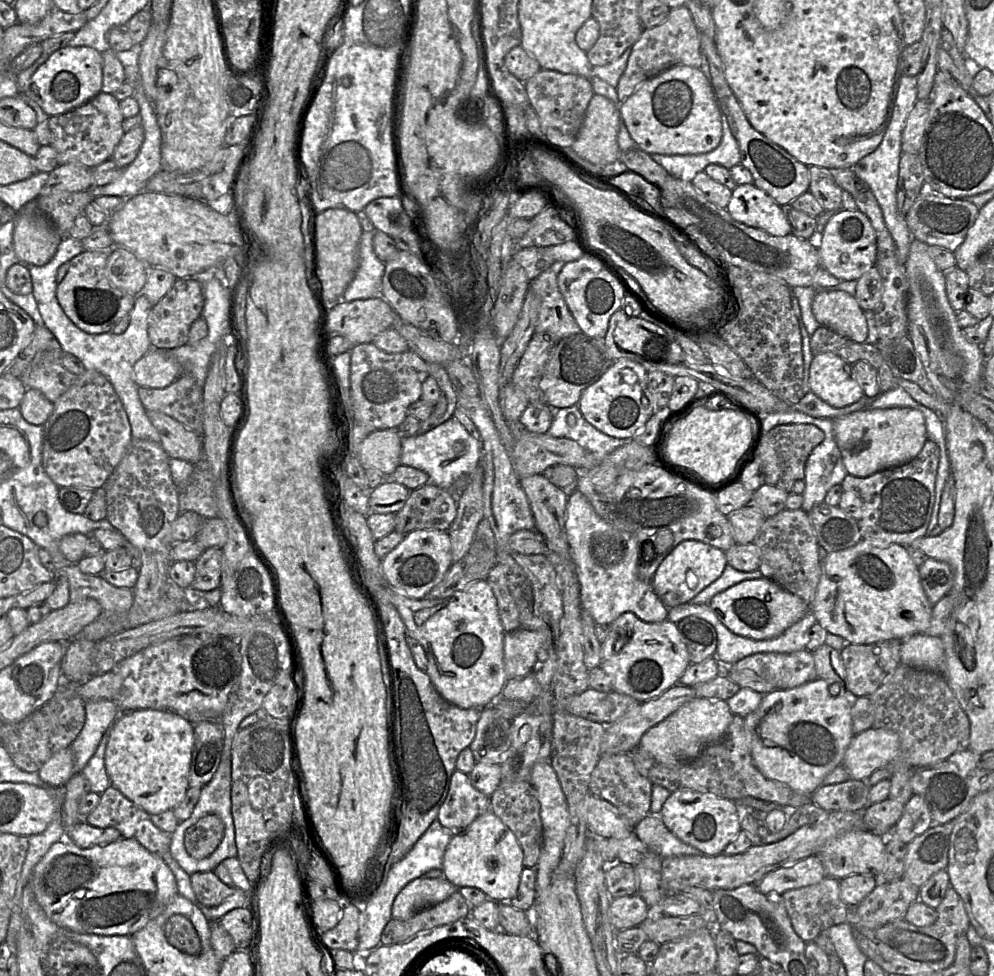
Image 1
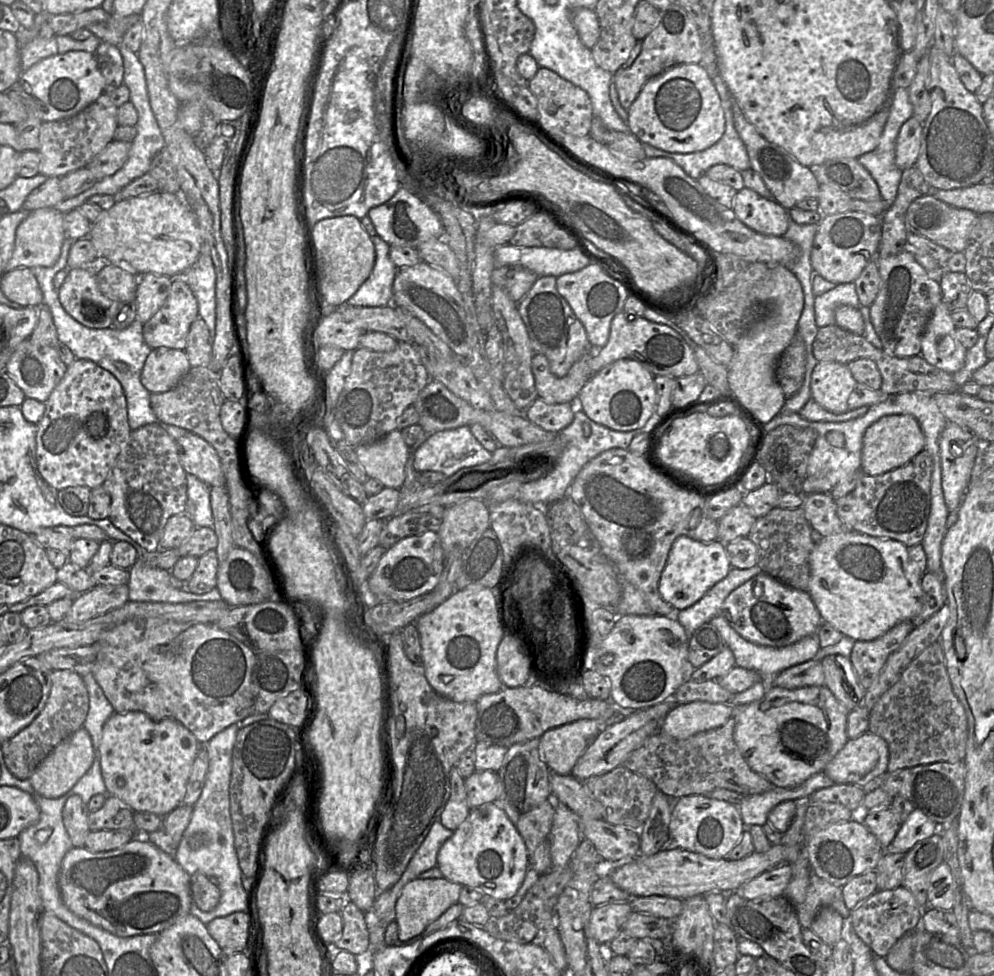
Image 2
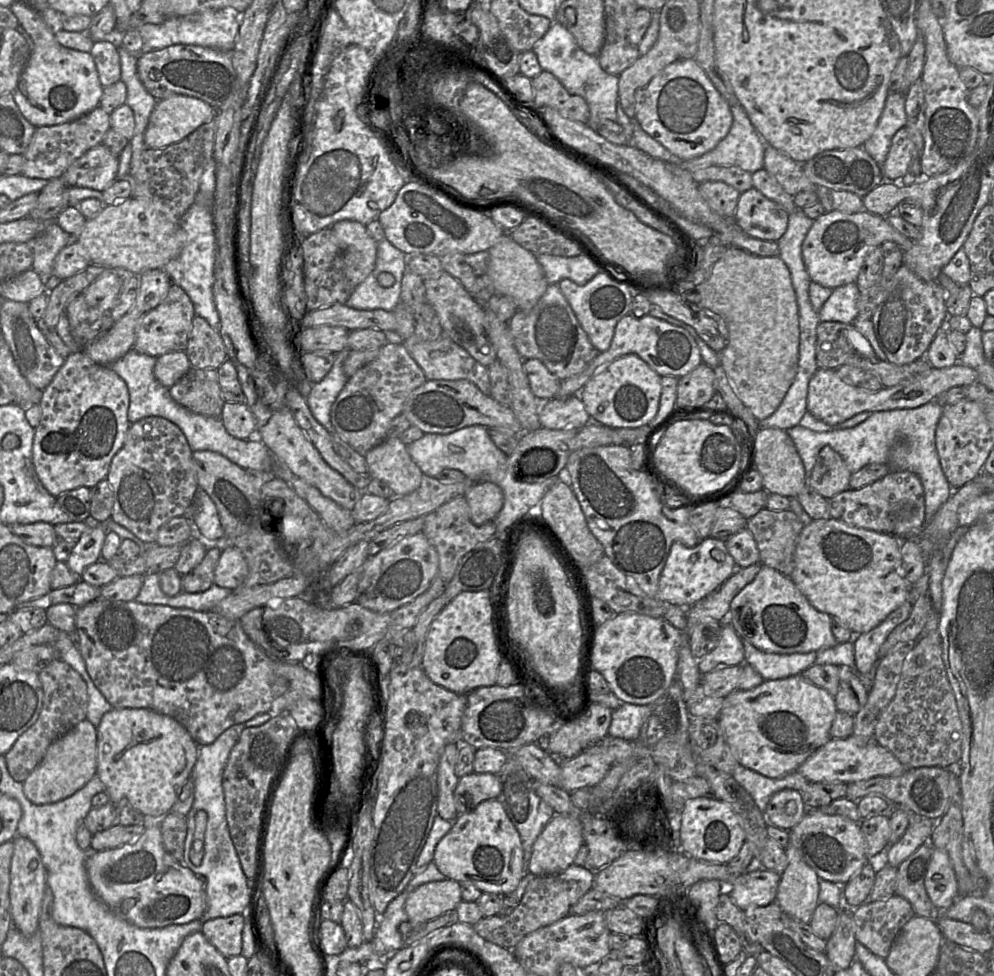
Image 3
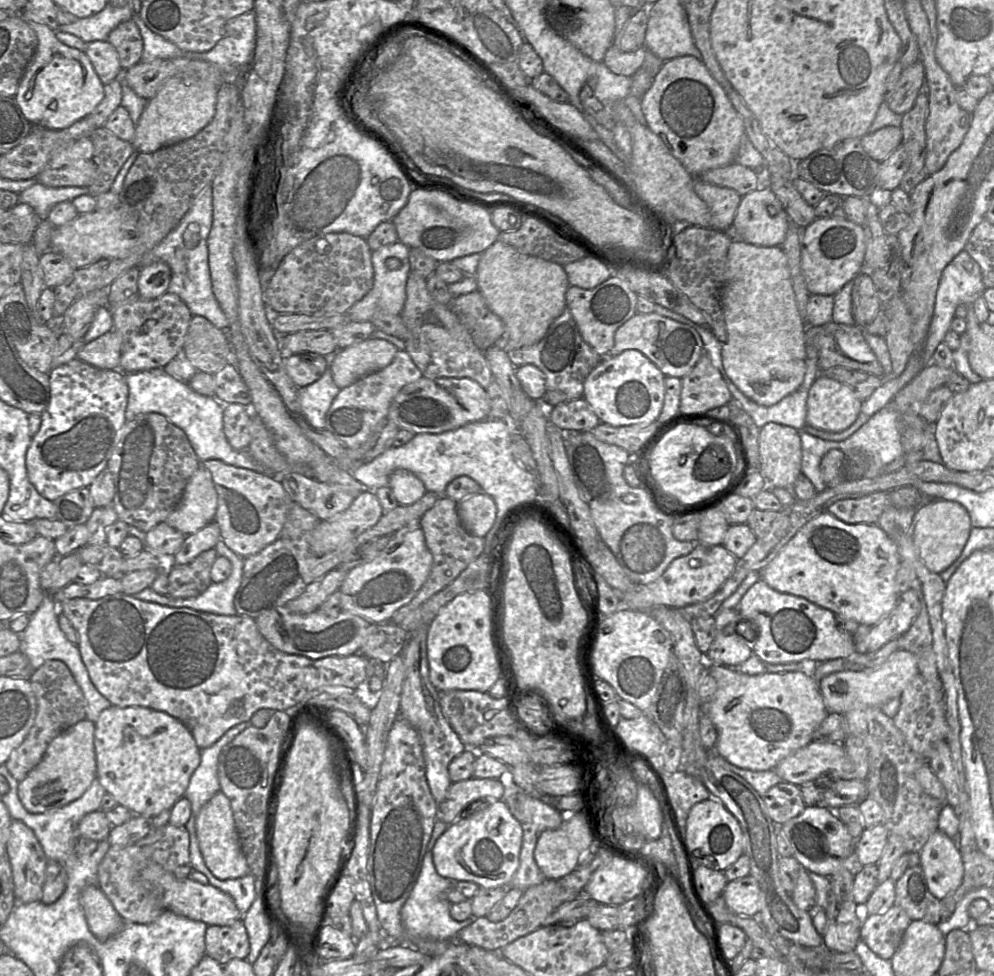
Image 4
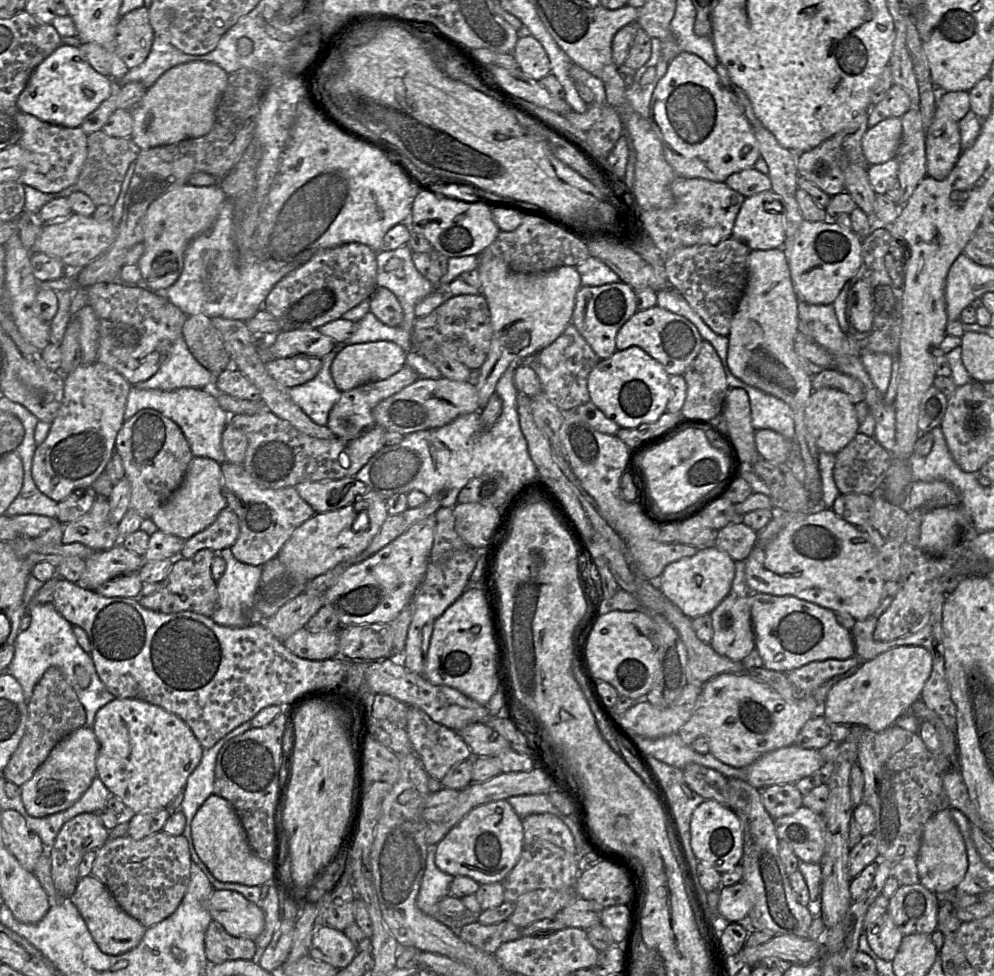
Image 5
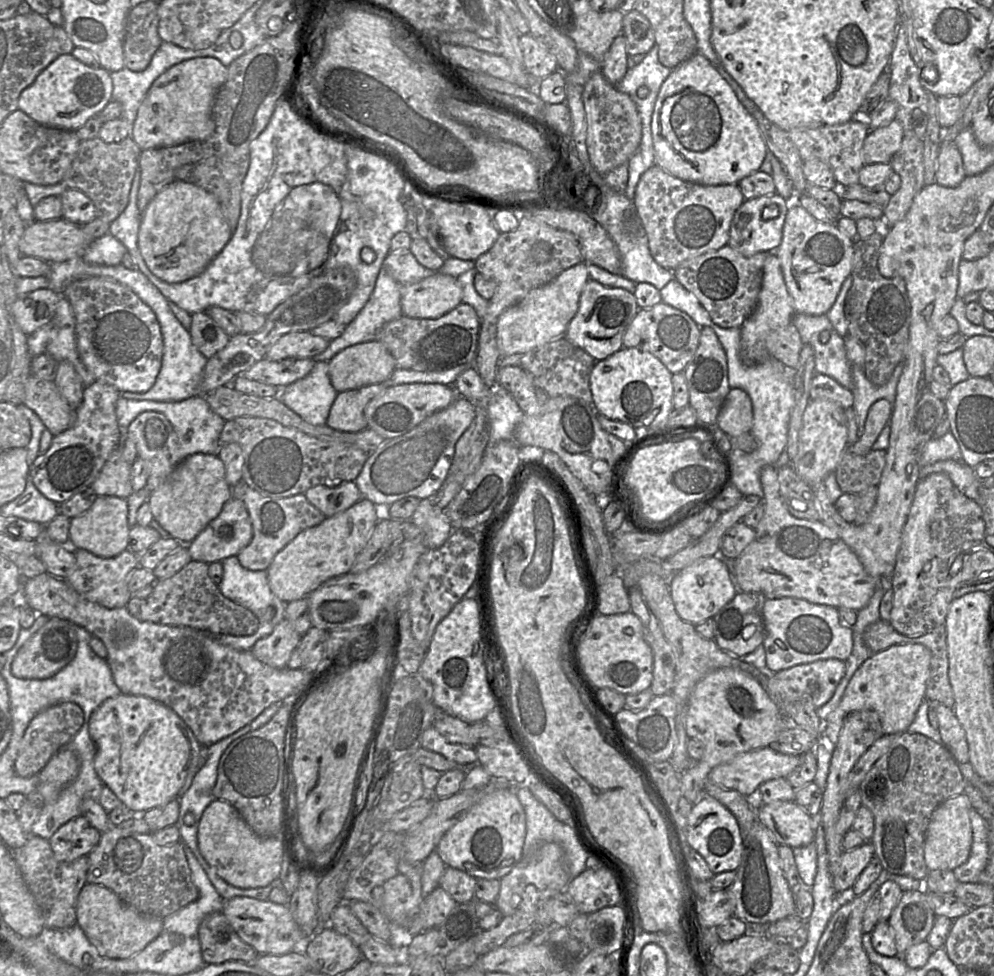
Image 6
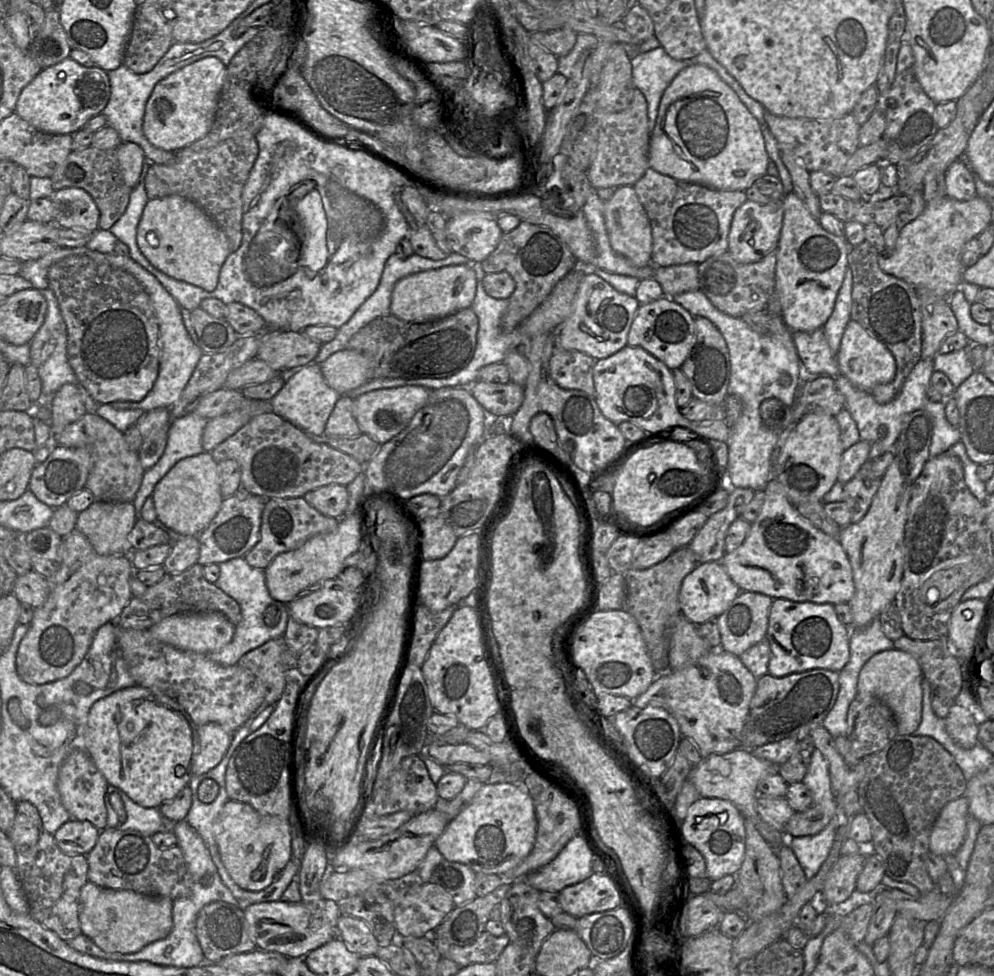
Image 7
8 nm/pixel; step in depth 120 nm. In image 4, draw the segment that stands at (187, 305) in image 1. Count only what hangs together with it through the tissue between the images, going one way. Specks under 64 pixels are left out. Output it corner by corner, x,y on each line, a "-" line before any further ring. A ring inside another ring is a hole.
167,291
156,299
143,299
136,295
127,301
110,307
113,319
113,330
121,339
121,359
119,369
124,374
164,368
183,351
185,337
193,317
187,305
176,294

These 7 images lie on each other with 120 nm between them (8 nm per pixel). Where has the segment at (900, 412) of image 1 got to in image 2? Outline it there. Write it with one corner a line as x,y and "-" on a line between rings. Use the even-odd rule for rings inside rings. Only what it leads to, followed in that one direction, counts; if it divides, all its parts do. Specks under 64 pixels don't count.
888,415
872,424
863,437
861,470
876,476
900,468
925,448
925,437
918,421
911,415

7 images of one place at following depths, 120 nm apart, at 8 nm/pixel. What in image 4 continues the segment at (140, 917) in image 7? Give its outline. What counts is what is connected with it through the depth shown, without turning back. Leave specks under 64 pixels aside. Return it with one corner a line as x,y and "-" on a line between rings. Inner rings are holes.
98,885
85,887
80,902
89,930
97,939
105,941
123,929
126,922

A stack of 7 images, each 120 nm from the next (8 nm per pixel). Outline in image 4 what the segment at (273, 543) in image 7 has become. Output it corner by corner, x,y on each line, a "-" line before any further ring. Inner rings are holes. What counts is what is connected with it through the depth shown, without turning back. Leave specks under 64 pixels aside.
221,460
202,463
212,476
218,504
214,521
219,525
225,544
242,558
252,556
279,536
294,503
279,478
235,467

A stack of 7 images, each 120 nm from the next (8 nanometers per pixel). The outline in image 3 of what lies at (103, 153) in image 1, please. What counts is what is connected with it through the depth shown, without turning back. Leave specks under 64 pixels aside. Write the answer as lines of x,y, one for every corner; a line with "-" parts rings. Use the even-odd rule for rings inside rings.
100,105
73,121
36,127
30,144
23,153
24,164
21,174
48,181
59,178
76,159
92,147
101,144
110,128
110,115

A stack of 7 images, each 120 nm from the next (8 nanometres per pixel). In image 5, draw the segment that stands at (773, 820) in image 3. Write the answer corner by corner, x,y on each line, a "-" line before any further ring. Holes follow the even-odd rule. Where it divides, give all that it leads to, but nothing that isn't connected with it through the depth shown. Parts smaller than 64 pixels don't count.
774,784
759,791
762,803
773,820
791,815
802,806
803,795
794,784

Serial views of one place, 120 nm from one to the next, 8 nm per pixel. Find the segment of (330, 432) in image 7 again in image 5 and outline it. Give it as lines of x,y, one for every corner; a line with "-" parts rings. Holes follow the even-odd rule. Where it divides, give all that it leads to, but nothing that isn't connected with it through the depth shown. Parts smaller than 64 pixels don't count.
405,364
397,373
386,379
367,382
351,390
341,392
339,400
330,410
327,427
336,437
349,437
356,435
375,422
372,415
372,409
379,402
410,385
418,377
417,372
412,367

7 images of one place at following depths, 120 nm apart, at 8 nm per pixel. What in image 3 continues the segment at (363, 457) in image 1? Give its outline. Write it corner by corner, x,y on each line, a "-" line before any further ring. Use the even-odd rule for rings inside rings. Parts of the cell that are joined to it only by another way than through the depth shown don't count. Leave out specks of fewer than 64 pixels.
387,437
365,454
368,474
384,481
395,496
416,490
423,476
399,437

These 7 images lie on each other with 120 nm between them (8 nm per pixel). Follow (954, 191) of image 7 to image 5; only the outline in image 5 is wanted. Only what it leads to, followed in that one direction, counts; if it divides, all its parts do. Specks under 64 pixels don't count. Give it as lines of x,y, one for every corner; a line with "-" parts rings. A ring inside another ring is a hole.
938,98
935,116
926,131
927,173
936,180
948,177
962,153
958,123
943,113

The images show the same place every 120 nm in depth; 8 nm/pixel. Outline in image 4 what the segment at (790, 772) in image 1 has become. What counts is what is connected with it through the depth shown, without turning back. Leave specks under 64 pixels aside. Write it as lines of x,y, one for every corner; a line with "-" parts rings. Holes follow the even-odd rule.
708,664
708,673
716,680
717,690
705,705
705,713
717,731
714,752
729,763
751,771
773,770
785,757
813,741
813,736
828,715
819,683
803,671
765,672
747,675
737,668

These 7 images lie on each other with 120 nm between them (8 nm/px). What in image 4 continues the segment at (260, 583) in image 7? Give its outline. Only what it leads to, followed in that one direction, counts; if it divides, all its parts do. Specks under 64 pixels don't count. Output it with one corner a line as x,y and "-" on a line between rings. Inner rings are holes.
222,539
216,544
215,549
219,556
224,556
230,561
231,574
222,582
212,582
199,596
187,599
171,598
168,595
157,594
151,587
145,588
133,596
139,600
168,607
187,607
218,615
236,615
234,598
242,581
244,558
231,550

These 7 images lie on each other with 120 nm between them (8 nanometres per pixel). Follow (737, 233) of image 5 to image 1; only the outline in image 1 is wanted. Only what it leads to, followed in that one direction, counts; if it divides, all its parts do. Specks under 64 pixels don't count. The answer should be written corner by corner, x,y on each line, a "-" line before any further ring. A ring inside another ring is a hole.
753,183
737,185
732,190
726,210
735,221
762,229
769,235
791,233
791,225
781,206

